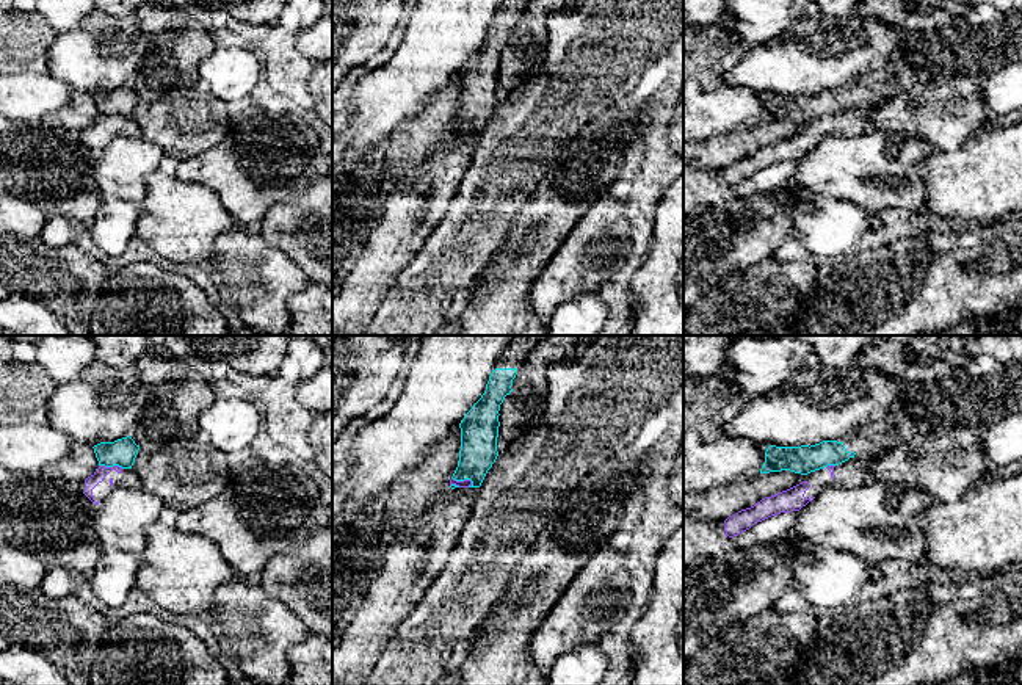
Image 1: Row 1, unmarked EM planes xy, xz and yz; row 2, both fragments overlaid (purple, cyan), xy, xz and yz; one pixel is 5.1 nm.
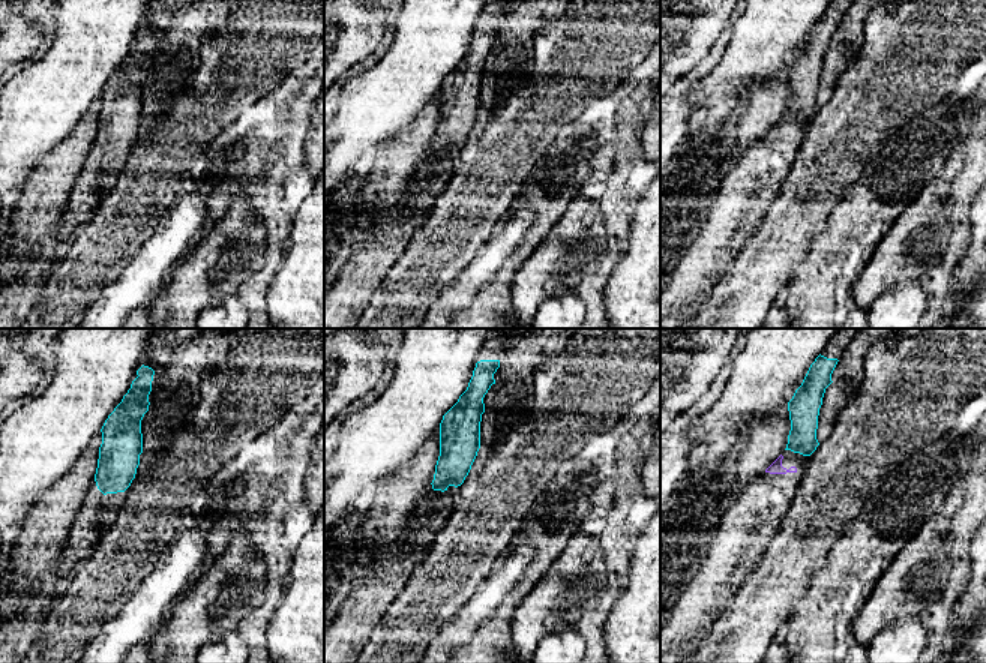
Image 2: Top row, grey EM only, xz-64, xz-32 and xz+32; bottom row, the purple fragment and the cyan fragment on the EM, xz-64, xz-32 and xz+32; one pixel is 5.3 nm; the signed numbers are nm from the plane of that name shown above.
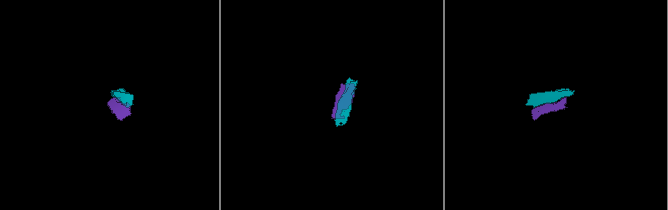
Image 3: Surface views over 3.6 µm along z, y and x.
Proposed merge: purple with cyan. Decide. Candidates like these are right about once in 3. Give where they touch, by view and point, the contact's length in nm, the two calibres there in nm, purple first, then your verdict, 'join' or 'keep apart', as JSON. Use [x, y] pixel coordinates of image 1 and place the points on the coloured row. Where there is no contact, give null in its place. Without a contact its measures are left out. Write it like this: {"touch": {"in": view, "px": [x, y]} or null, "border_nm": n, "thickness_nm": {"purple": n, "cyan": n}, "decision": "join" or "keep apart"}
{"touch": {"in": "xy", "px": [113, 466]}, "border_nm": 130, "thickness_nm": {"purple": 70, "cyan": 140}, "decision": "keep apart"}

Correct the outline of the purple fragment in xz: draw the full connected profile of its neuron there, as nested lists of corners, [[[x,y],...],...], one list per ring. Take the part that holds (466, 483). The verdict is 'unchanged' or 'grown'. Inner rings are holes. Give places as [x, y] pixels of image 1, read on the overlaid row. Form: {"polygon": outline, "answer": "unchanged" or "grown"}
{"polygon": [[[450,480],[450,486],[455,484],[455,489],[448,489],[445,494],[437,495],[433,502],[433,506],[425,511],[409,528],[398,535],[395,544],[390,545],[384,556],[384,563],[378,577],[373,580],[370,591],[367,593],[362,605],[359,607],[356,616],[346,627],[340,643],[332,651],[332,685],[365,685],[367,679],[379,660],[381,651],[392,640],[395,630],[401,621],[411,613],[411,610],[420,602],[431,583],[440,575],[448,555],[464,528],[469,516],[473,509],[473,498],[478,487],[472,486],[470,480],[456,481]]], "answer": "grown"}

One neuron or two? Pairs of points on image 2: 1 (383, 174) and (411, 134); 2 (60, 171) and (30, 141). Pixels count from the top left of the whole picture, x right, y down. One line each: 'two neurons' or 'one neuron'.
1: one neuron
2: two neurons

